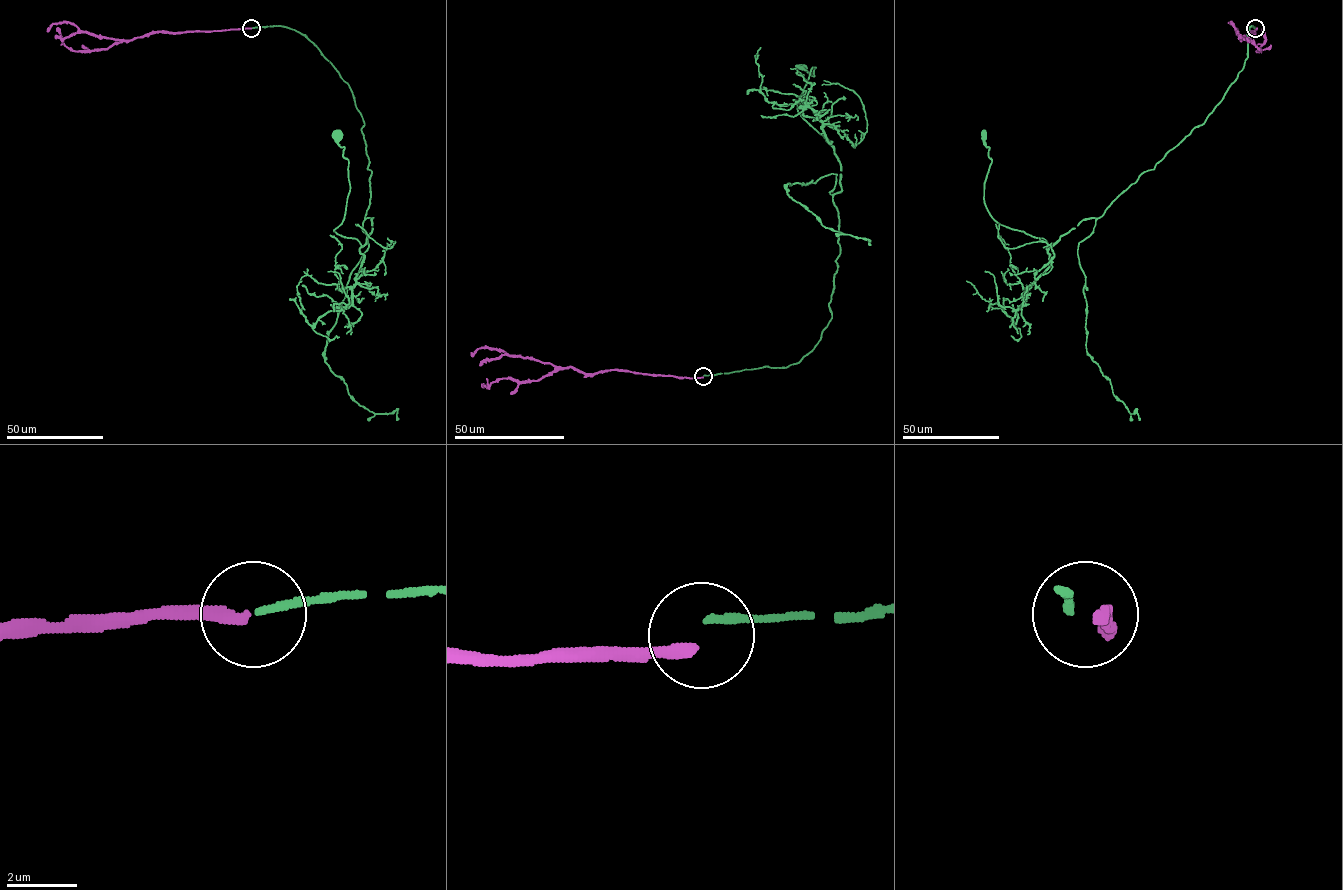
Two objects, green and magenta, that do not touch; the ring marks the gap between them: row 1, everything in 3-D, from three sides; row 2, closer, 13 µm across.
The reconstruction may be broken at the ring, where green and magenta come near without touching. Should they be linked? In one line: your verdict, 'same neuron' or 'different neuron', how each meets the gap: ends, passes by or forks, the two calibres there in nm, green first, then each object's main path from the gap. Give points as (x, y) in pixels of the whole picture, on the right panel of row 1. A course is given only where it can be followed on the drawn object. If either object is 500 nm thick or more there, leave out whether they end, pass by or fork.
different neuron | green ends | magenta ends | 200/320 nm | green via (1255, 28), (1243, 68), (1206, 119), (1100, 217), (1047, 249), (1044, 239), (990, 215), (983, 135) | magenta via (1256, 28), (1247, 40), (1239, 35), (1231, 22), (1237, 32)

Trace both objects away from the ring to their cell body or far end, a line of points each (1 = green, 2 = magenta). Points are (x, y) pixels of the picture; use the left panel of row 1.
1: (251, 28), (305, 35), (350, 88), (371, 170), (372, 231), (359, 249), (334, 231), (350, 190), (337, 135)
2: (251, 28), (148, 33), (129, 40), (92, 35), (68, 22), (53, 23), (47, 32)

